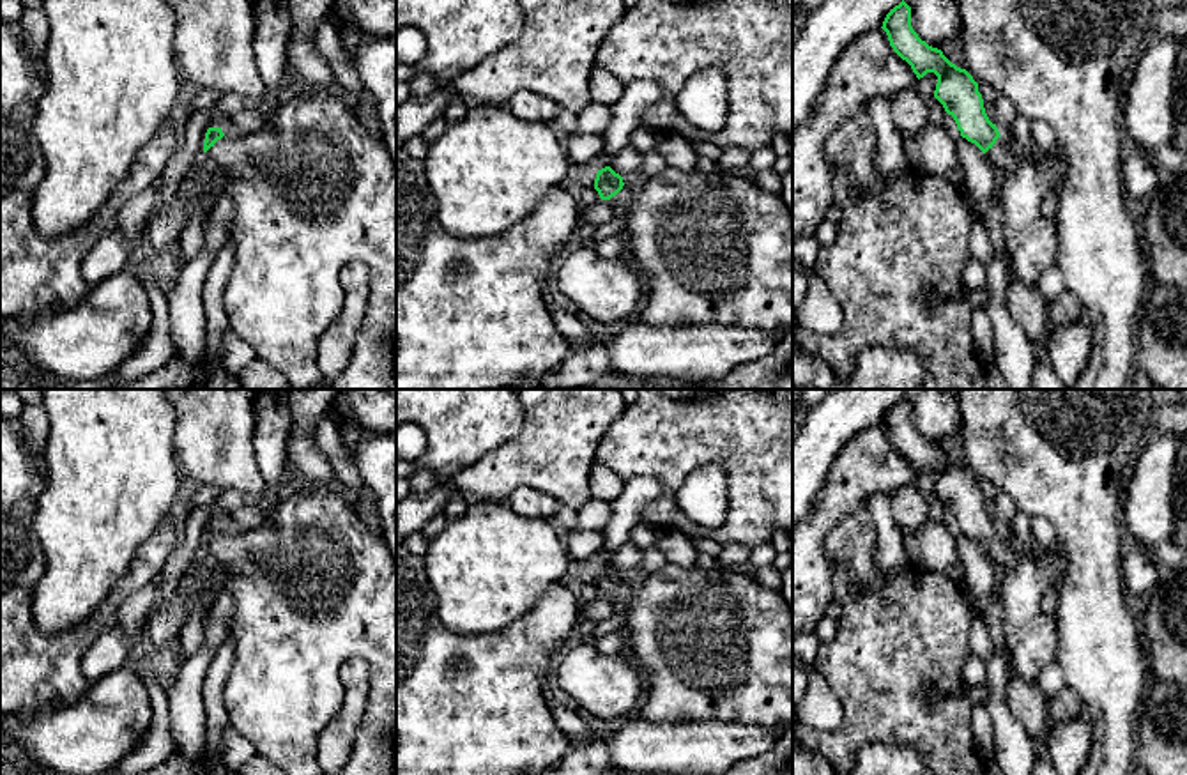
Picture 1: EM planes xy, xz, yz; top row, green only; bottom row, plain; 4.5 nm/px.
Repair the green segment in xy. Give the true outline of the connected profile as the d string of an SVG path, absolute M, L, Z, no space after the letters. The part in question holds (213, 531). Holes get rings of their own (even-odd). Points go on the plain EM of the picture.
M304 487L295 494L281 497L272 513L253 529L230 534L221 524L209 524L205 529L203 549L223 570L223 584L228 587L235 602L234 618L228 625L234 658L221 692L230 725L255 745L258 756L280 766L285 775L396 775L396 561L387 549L384 531L364 522L354 499L343 488ZM352 656L361 656L370 667L366 710L356 724L356 736L348 761L338 771L325 771L317 759L317 741L341 708L343 687L338 671Z

